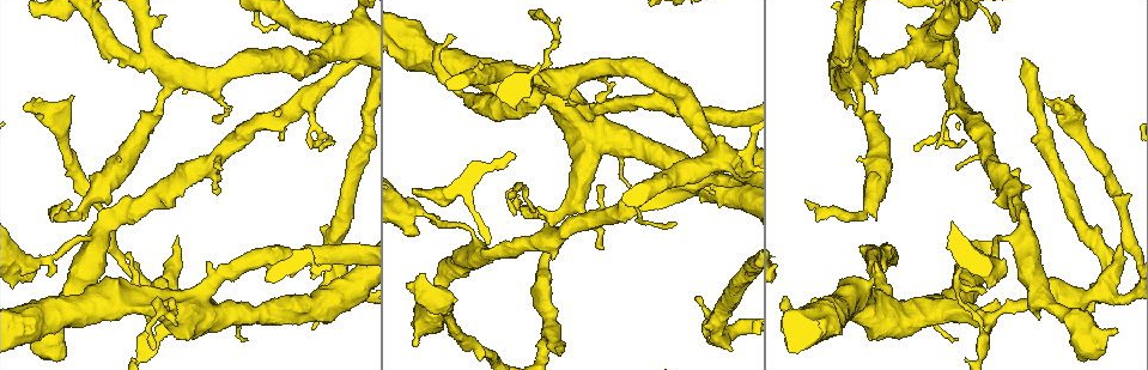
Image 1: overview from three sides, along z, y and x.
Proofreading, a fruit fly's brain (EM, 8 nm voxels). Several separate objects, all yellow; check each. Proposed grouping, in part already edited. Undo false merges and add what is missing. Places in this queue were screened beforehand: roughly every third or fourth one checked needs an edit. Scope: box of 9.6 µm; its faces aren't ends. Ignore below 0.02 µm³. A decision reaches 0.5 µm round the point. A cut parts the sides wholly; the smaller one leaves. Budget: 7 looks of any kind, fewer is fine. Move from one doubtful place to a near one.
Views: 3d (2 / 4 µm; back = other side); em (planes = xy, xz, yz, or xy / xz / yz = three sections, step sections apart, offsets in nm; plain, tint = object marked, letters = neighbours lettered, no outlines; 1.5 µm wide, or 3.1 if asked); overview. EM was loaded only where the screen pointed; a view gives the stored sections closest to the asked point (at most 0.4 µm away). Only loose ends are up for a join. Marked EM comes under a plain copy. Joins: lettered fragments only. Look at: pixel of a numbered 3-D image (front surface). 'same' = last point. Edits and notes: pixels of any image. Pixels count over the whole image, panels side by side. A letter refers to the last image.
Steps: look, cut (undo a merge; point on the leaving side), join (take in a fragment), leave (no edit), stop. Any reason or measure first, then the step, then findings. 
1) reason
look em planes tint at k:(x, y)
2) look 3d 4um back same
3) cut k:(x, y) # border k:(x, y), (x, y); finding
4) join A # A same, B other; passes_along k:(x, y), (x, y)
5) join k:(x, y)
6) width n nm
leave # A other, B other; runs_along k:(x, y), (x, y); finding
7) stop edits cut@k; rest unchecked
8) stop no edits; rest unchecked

calibre changes
look em xy step 8 letters at 1:(404, 209)

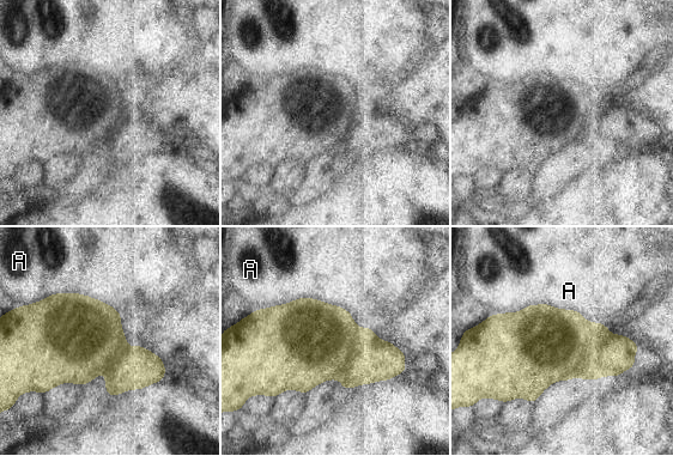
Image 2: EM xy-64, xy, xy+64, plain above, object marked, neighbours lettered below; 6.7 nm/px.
cut 2:(315, 341) # A other; border 2:(373, 334), (353, 344), (339, 377); a second cell is stuck on

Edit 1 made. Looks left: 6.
free end
look 3d 4um at 1:(560, 354)

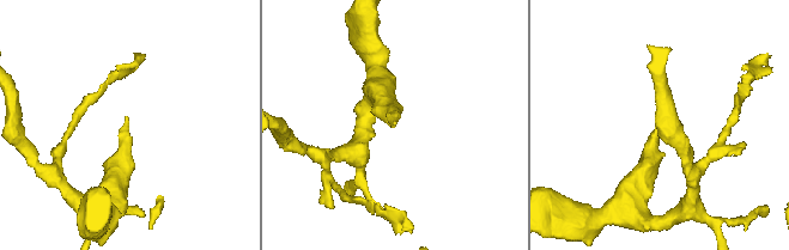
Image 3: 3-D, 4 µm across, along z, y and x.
need the tissue
look em planes letters at 3:(395, 123)

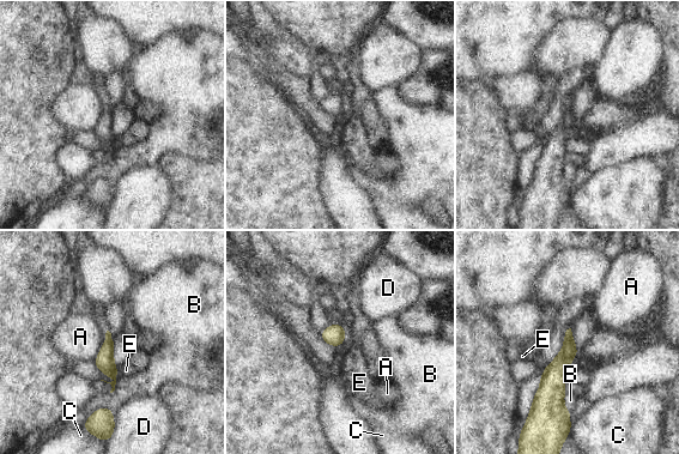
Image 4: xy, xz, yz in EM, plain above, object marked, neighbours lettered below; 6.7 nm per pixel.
leave # A other, B other, C other, D other, E other; border 4:(107, 331), (104, 343), (94, 359); none of them fits

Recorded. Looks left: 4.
tapers out
look 3d 2um at 1:(715, 194)

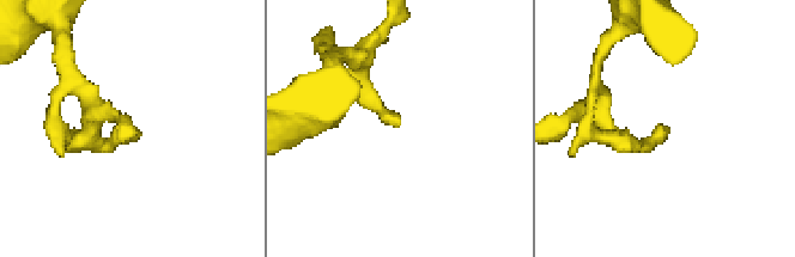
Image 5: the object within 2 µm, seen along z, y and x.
now the EM
look em xz step 8 letters at 5:(667, 130)

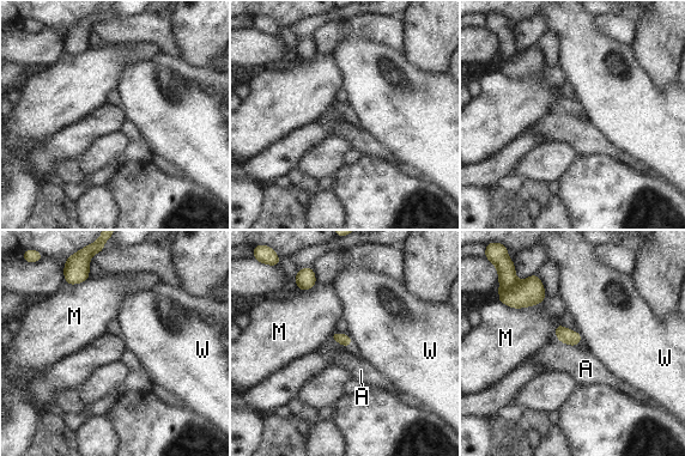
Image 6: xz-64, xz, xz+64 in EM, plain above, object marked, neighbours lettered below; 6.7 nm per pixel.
leave # A other, M other, W other; border 6:(557, 340), (576, 346); no lettered fragment goes on from it

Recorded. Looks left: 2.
stop edits cut@2; rest unchecked

